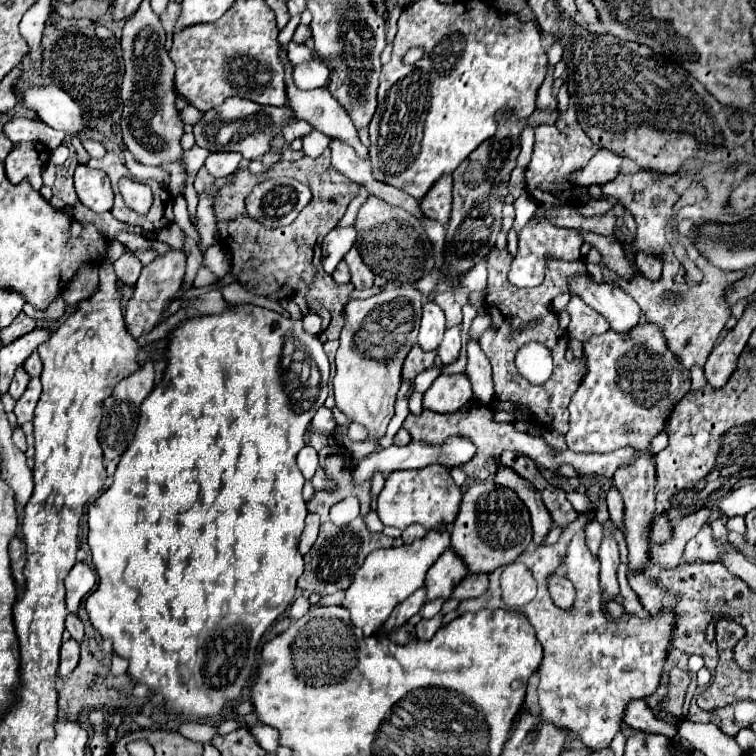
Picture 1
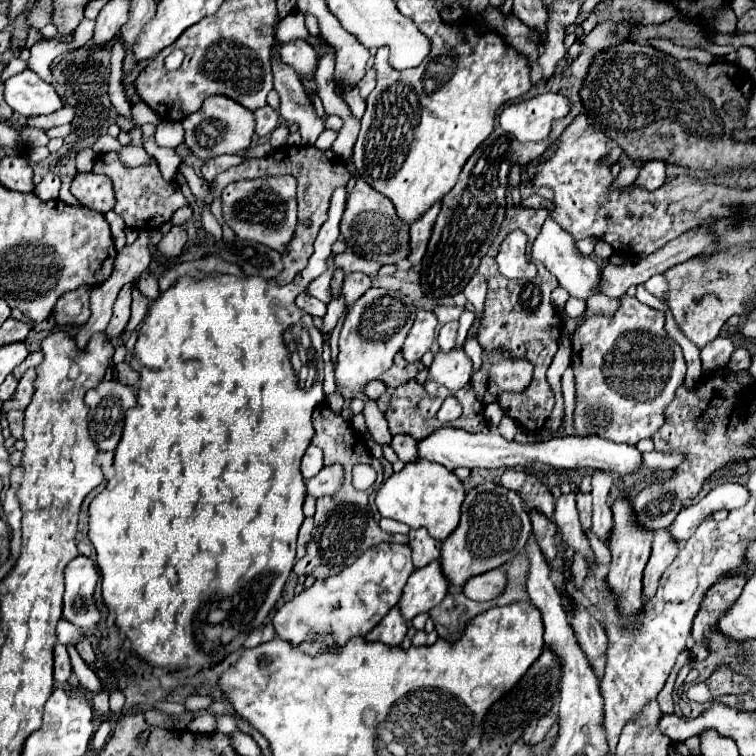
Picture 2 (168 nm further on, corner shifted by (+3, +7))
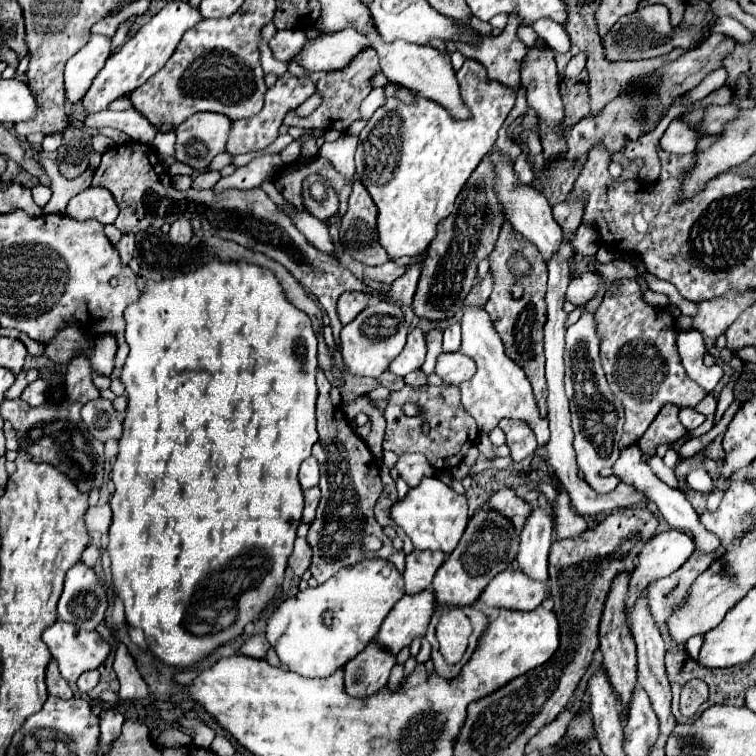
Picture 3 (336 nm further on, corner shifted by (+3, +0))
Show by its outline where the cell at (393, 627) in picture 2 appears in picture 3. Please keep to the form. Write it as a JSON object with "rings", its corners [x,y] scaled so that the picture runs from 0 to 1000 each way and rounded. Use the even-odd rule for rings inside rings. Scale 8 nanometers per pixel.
{"rings":[[[496,851],[485,853],[470,872],[456,880],[456,914],[470,925],[491,922],[512,906],[522,880],[522,866],[509,864]]]}

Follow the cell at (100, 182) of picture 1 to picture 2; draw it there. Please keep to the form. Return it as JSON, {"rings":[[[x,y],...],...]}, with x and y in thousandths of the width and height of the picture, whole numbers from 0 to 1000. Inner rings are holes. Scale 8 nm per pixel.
{"rings":[[[102,228],[94,243],[94,254],[102,265],[107,265],[110,272],[134,283],[147,278],[152,270],[147,238],[126,228]]]}

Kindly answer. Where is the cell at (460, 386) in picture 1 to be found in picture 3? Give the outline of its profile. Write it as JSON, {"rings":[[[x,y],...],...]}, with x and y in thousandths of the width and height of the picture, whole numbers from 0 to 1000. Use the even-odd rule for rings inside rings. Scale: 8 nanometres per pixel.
{"rings":[[[583,467],[575,493],[594,509],[607,509],[628,496],[628,480],[612,467]]]}

